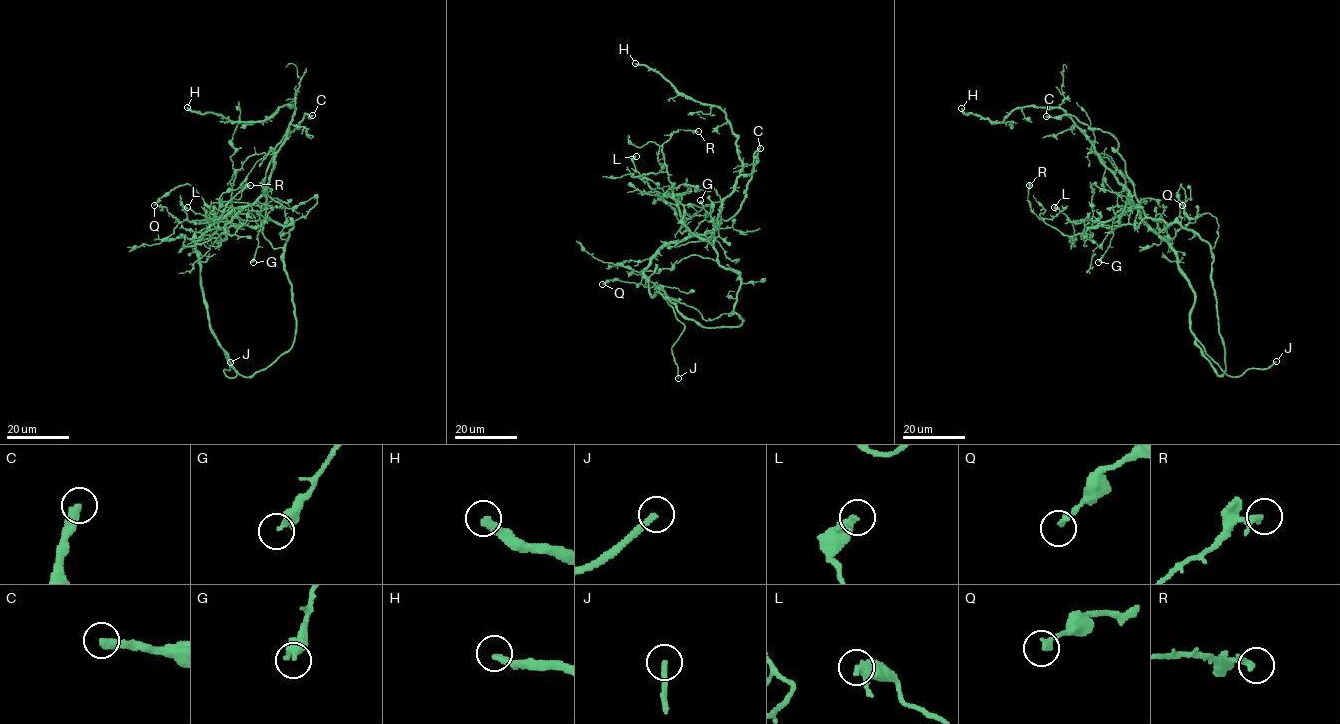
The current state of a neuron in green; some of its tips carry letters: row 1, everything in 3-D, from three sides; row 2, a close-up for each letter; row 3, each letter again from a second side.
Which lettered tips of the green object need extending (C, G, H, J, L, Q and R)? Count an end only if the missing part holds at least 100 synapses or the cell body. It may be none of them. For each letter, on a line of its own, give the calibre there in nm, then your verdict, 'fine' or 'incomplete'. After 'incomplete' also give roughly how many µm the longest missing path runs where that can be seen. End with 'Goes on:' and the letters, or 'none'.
C: 360 nm thick; incomplete; about 80 µm are missing
G: 400 nm thick; fine
H: 280 nm thick; incomplete; about 70 µm are missing
J: 220 nm thick; fine
L: 320 nm thick; fine
Q: 240 nm thick; fine
R: 280 nm thick; fine
Goes on: C, H

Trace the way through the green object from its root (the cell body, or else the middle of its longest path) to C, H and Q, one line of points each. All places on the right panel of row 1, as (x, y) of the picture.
C: (1133, 205), (1134, 186), (1118, 152), (1118, 142), (1109, 132), (1090, 128), (1073, 116), (1046, 116)
H: (1133, 205), (1088, 136), (1061, 109), (1020, 107), (1001, 122), (991, 122), (961, 108)
Q: (1133, 205), (1142, 219), (1169, 241), (1195, 220), (1185, 211), (1185, 191), (1181, 184), (1178, 201), (1182, 205)

